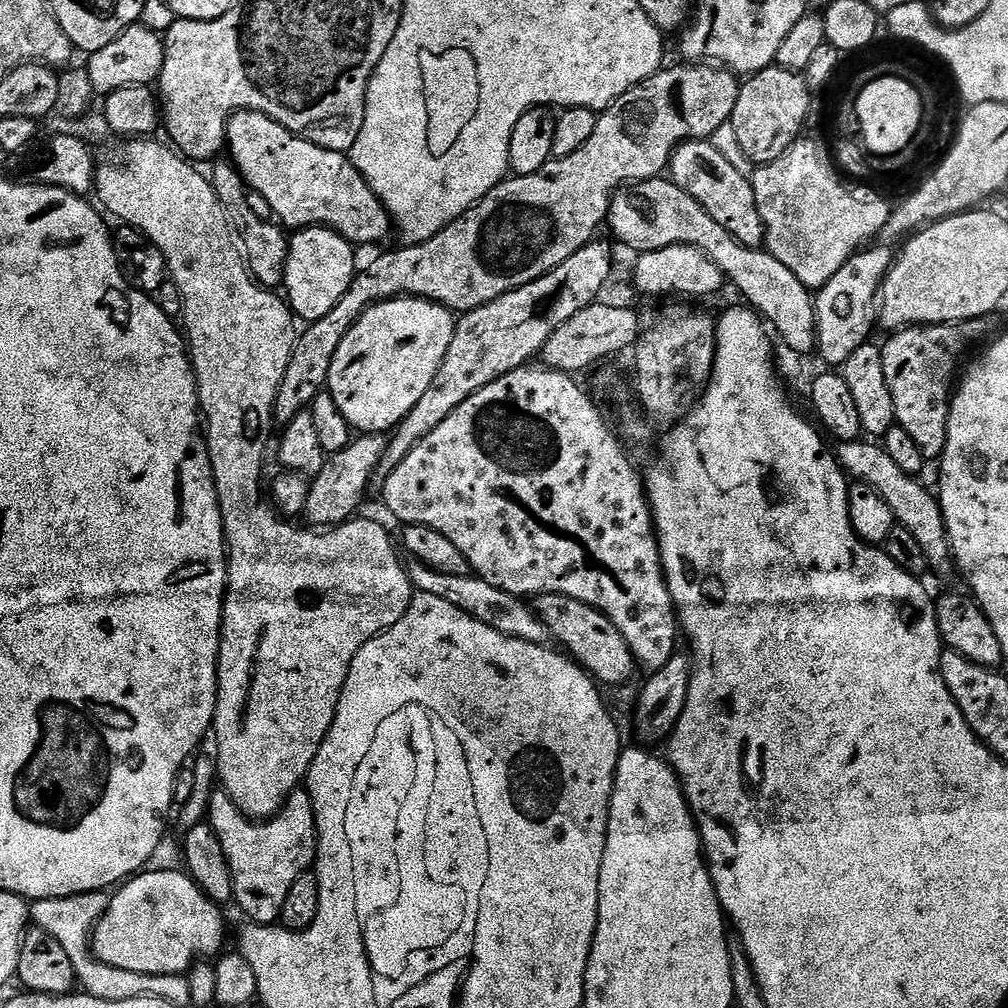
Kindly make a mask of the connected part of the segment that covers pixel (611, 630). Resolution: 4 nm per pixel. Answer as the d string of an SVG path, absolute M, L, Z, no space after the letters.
M546 594L535 597L534 611L546 626L549 637L553 641L556 639L561 644L559 647L593 677L597 685L624 684L631 678L638 664L637 657L632 655L618 626L597 608L562 594Z

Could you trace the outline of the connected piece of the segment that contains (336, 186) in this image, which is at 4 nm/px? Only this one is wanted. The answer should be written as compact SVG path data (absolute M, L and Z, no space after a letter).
M233 112L226 129L226 144L232 147L231 163L240 171L245 184L272 207L273 214L277 216L275 219L285 229L323 226L343 236L353 246L376 244L387 238L388 231L393 231L392 218L384 209L384 204L374 194L374 190L370 190L360 171L345 153L326 150L314 142L303 140L261 112Z

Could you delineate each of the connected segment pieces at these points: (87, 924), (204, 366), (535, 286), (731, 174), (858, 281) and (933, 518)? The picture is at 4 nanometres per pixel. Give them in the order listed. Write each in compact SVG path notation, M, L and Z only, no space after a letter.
M87 892L84 895L67 896L66 898L50 898L49 900L31 901L31 923L37 928L46 930L66 954L70 954L70 962L76 971L76 978L81 988L87 995L102 998L110 1002L129 1000L139 996L156 996L160 1000L170 1002L173 1006L187 1005L188 985L184 982L162 982L158 976L143 976L134 974L130 970L118 970L97 961L90 948L90 935L96 922L108 909L111 895L103 892Z
M128 138L123 142L118 142L122 144L116 144L108 153L104 156L104 161L101 159L96 166L96 178L94 181L94 196L97 201L102 205L104 203L103 211L105 213L113 212L118 219L124 220L123 222L127 227L137 228L144 237L150 242L154 242L154 246L158 246L158 250L162 252L166 258L166 266L168 267L168 275L170 280L176 284L177 290L181 294L181 302L183 306L182 315L182 328L186 333L186 347L190 353L190 359L192 362L192 371L196 374L196 389L200 395L200 411L202 413L203 423L206 425L206 443L208 446L208 457L212 463L212 477L216 483L216 493L220 499L220 513L224 516L224 539L226 541L226 551L228 553L228 586L226 589L226 595L224 597L224 623L220 629L220 659L216 665L216 717L212 719L211 731L216 732L216 772L220 775L219 787L224 793L232 800L236 809L240 811L243 816L251 818L256 822L263 822L279 812L280 807L288 801L288 795L292 792L297 791L305 783L310 766L314 762L314 758L318 754L318 750L322 746L322 742L326 738L326 734L330 730L330 726L334 722L334 714L338 710L338 702L340 701L340 695L342 694L342 686L346 682L346 674L350 674L350 666L354 662L354 654L358 654L358 650L362 650L362 646L366 646L366 642L370 642L374 637L380 635L381 632L385 632L387 628L392 628L401 620L406 614L406 610L410 606L412 597L414 595L414 589L410 578L408 577L407 567L402 563L400 564L401 553L398 551L396 553L396 548L392 545L392 540L388 537L388 532L379 524L376 520L358 520L359 518L352 518L348 520L347 523L339 524L336 527L329 527L327 530L309 530L307 527L295 528L295 523L289 522L285 517L281 516L275 508L269 506L267 503L264 504L260 500L256 500L260 496L260 467L264 464L264 455L268 452L268 435L271 434L272 428L274 429L274 409L276 407L276 395L280 393L280 387L282 386L282 378L286 374L286 366L290 362L290 354L294 350L296 345L296 338L298 335L298 328L295 328L292 323L294 323L294 317L291 308L288 307L287 303L275 291L269 290L267 288L260 287L259 284L253 280L252 275L248 272L248 267L244 264L244 259L240 257L240 252L236 249L236 245L232 239L232 229L228 223L228 216L224 212L223 206L220 204L220 199L215 190L212 189L211 179L207 175L204 176L199 172L197 165L195 163L189 162L185 157L179 155L175 147L169 146L167 143L159 144L156 138Z
M593 242L579 248L574 255L566 258L566 262L562 262L562 266L550 270L542 278L538 278L518 290L510 290L506 294L502 294L502 298L494 298L494 302L490 302L486 306L478 306L474 310L463 313L456 320L454 338L450 338L450 350L446 350L446 358L442 358L442 366L438 366L438 374L434 374L434 382L430 382L426 394L422 394L422 398L418 398L418 406L414 406L414 410L410 410L410 414L406 414L404 421L397 424L391 433L371 483L376 486L383 485L384 481L390 478L390 474L394 470L398 470L398 466L402 466L402 462L406 462L406 454L410 454L410 450L414 450L414 446L418 446L418 442L422 438L426 438L426 434L434 434L434 430L438 430L438 426L442 426L442 422L446 422L446 418L450 418L450 414L454 414L454 410L458 410L458 406L462 406L462 402L466 402L466 398L470 398L478 390L490 386L490 382L525 367L531 361L528 360L531 356L532 359L537 357L541 349L546 346L546 338L550 338L550 334L554 334L554 330L558 330L558 326L562 326L562 322L566 322L566 318L574 318L574 314L578 314L578 310L597 303L599 296L596 295L603 290L604 283L611 276L611 250L604 244Z
M707 139L685 140L678 145L670 161L670 179L673 184L686 190L686 194L690 194L690 198L694 198L694 202L698 202L702 210L706 210L706 214L710 214L710 218L714 218L714 222L718 222L718 226L722 226L722 230L726 230L739 244L747 248L758 248L764 244L764 223L758 214L758 202L754 198L751 179L747 175L743 176L712 142Z
M888 246L869 247L853 254L819 289L814 296L814 319L816 321L816 347L815 351L828 366L843 366L846 358L858 350L858 346L869 343L874 328L874 309L876 307L876 293L884 285L884 275L892 266L894 252Z
M879 443L840 444L838 450L840 450L840 452L838 451L838 463L841 469L853 481L870 485L882 496L886 506L890 506L890 510L896 516L897 525L909 531L918 542L918 546L922 548L922 554L928 560L929 569L949 567L948 535L944 533L939 499L933 493L931 496L919 484L921 481L917 477L908 476L904 470L899 469Z

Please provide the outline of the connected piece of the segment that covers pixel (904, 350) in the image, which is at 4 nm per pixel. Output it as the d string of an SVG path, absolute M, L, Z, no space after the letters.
M987 319L967 320L961 324L925 324L915 328L901 328L882 344L882 366L890 398L894 398L896 423L910 434L922 450L925 461L939 461L946 446L948 405L954 395L956 367L971 344L976 344L988 332Z

